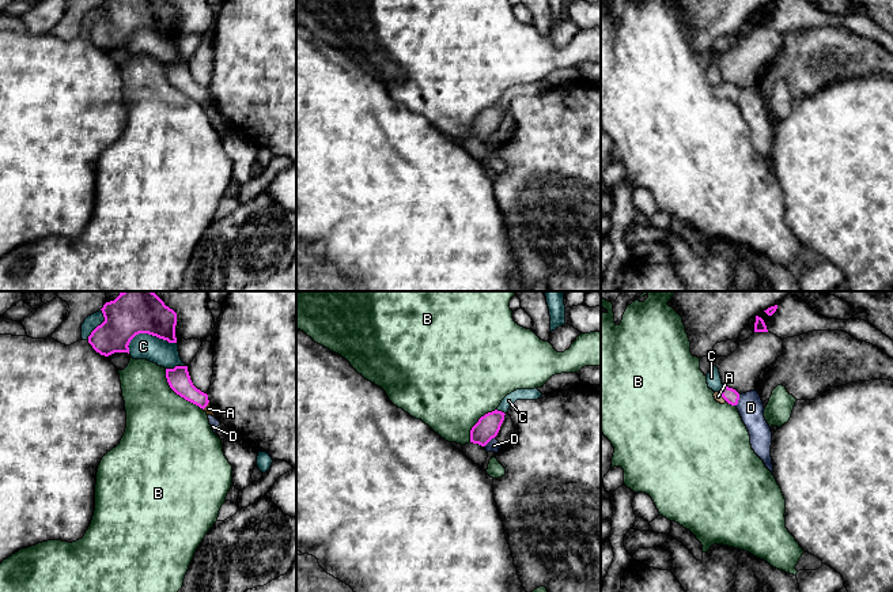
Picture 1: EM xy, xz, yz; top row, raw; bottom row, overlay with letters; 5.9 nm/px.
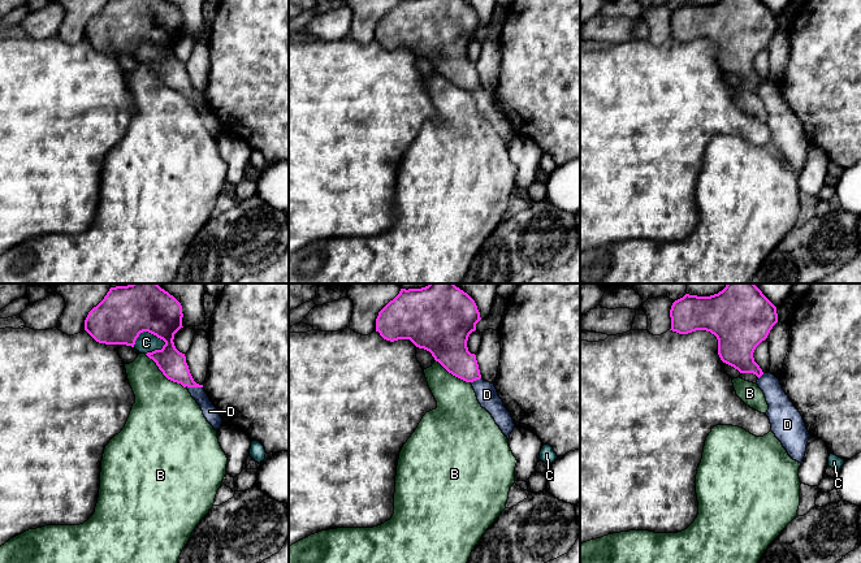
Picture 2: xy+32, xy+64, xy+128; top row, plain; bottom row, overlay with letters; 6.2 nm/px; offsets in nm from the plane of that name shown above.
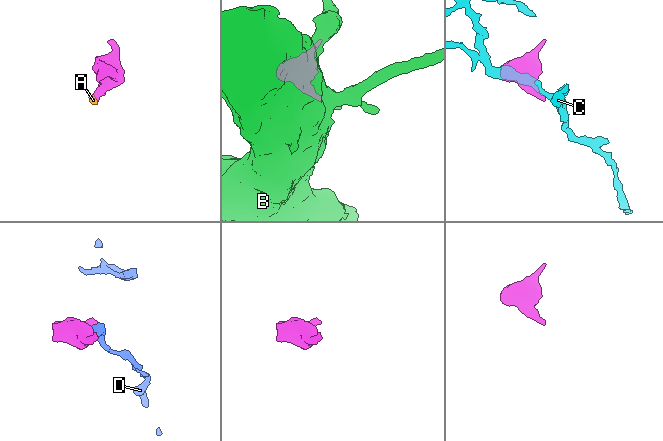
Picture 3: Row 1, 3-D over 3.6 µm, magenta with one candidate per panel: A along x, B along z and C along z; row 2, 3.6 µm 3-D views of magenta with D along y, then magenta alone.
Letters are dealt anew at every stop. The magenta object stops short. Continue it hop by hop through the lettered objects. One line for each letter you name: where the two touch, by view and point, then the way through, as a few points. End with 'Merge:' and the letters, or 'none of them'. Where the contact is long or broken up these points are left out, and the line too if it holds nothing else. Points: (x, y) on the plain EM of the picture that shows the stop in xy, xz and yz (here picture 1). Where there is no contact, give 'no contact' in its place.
A: meets magenta in yz at (722, 91); runs through yz (731, 91), (722, 91), (718, 91)
Merge: A

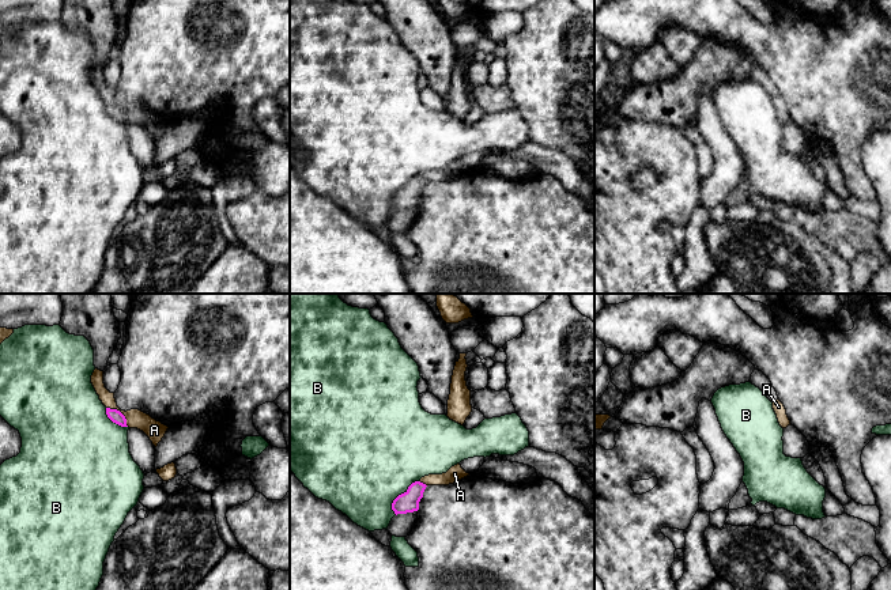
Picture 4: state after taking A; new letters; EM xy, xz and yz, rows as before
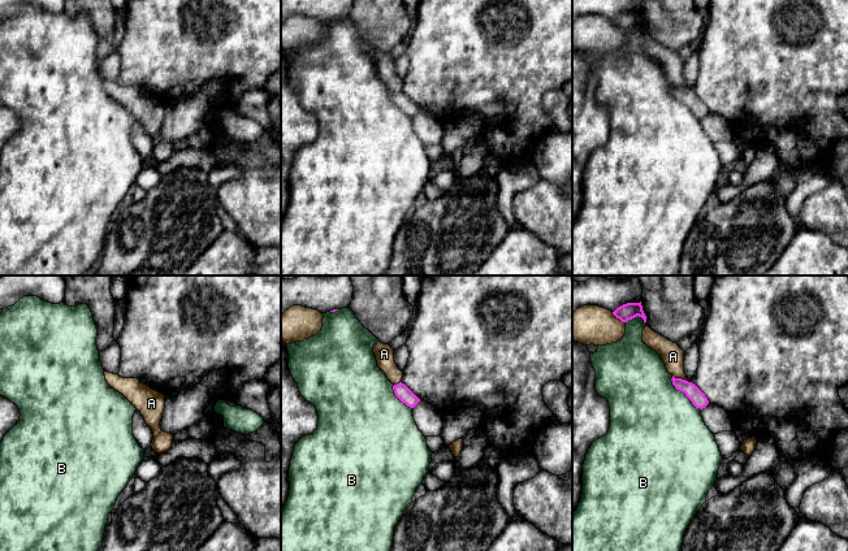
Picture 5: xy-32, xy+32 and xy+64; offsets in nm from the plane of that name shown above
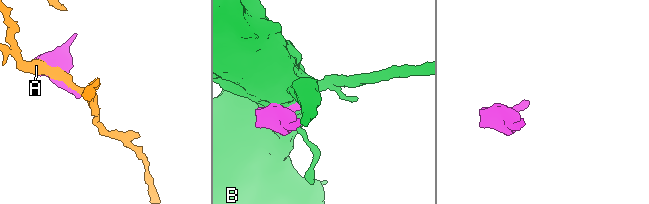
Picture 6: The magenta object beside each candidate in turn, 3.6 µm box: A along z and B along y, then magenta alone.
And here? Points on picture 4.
Merge: none of them

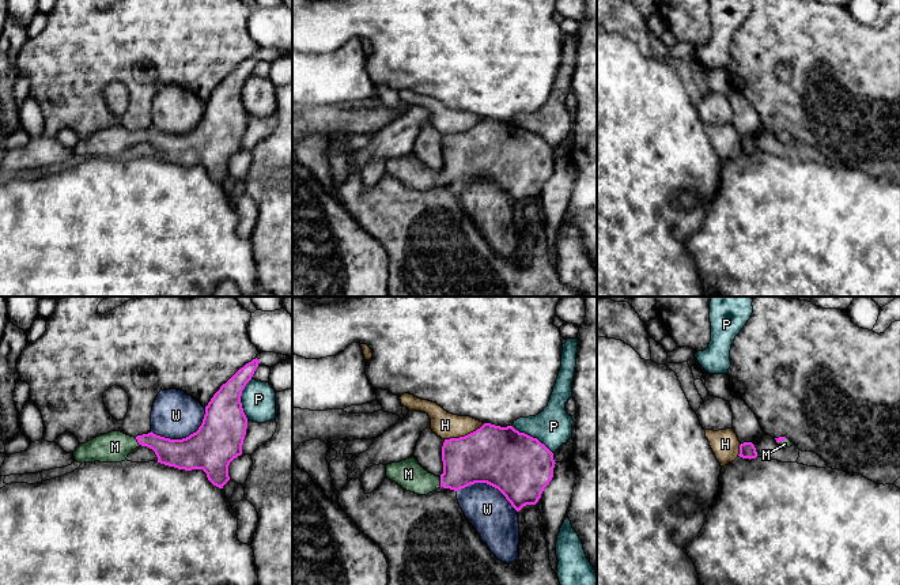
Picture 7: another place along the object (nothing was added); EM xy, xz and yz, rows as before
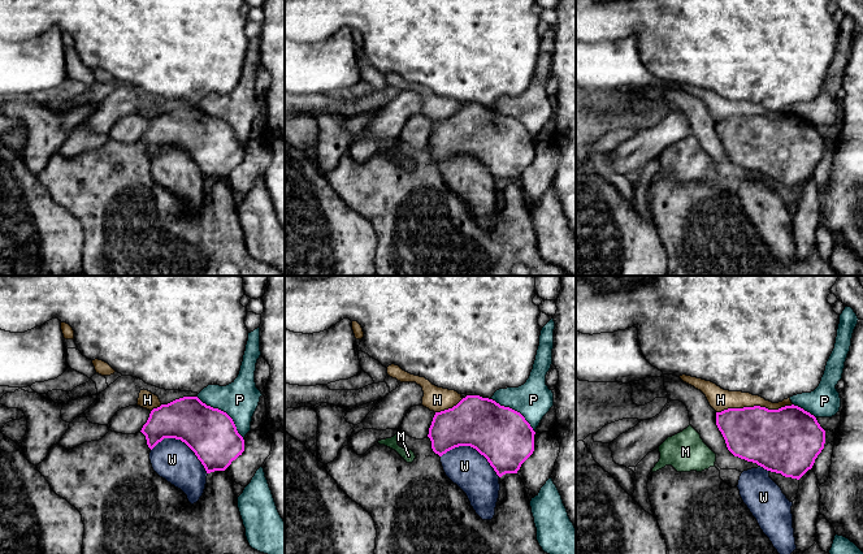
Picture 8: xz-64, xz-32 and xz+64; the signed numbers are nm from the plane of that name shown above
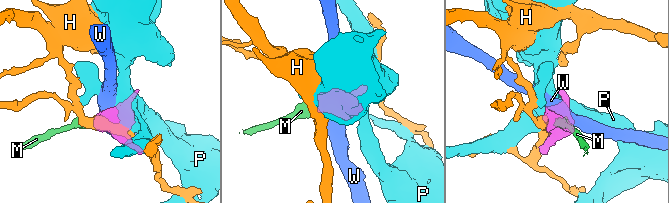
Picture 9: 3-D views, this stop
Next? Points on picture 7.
M: meets magenta in xz at (441, 177); runs through xz (472, 154), (452, 173), (441, 177), (420, 177), (408, 169)
Merge: M

